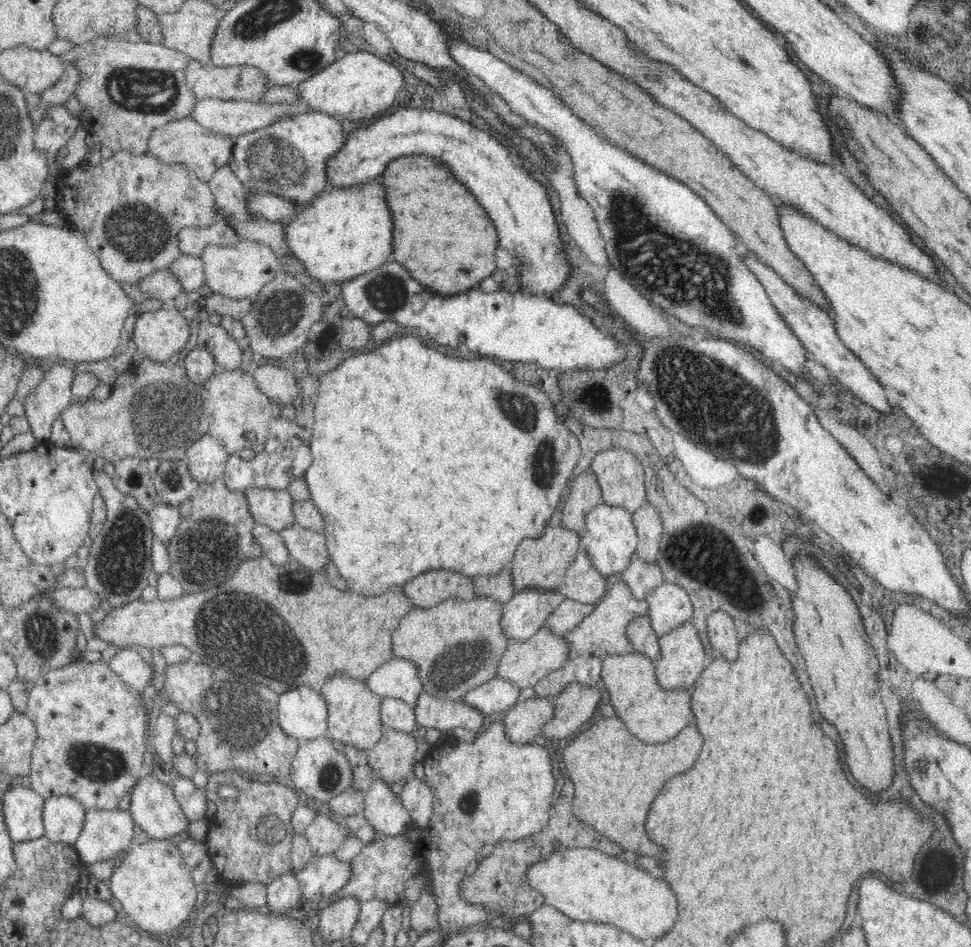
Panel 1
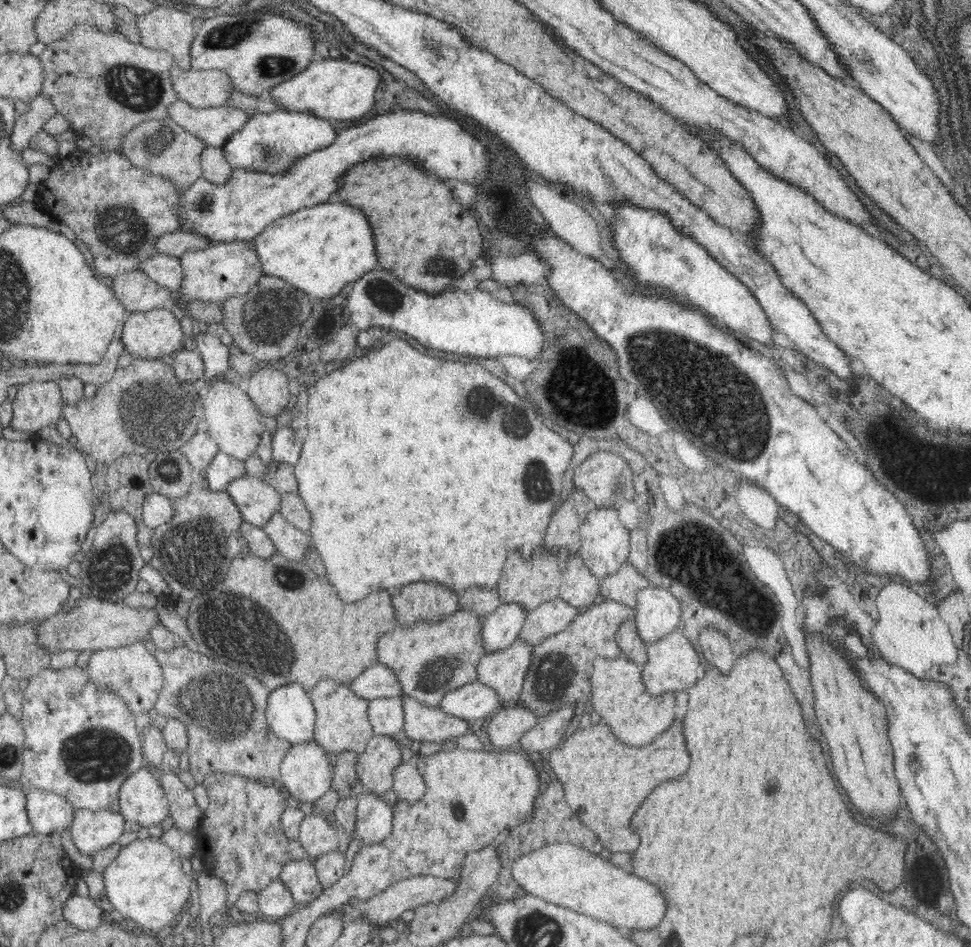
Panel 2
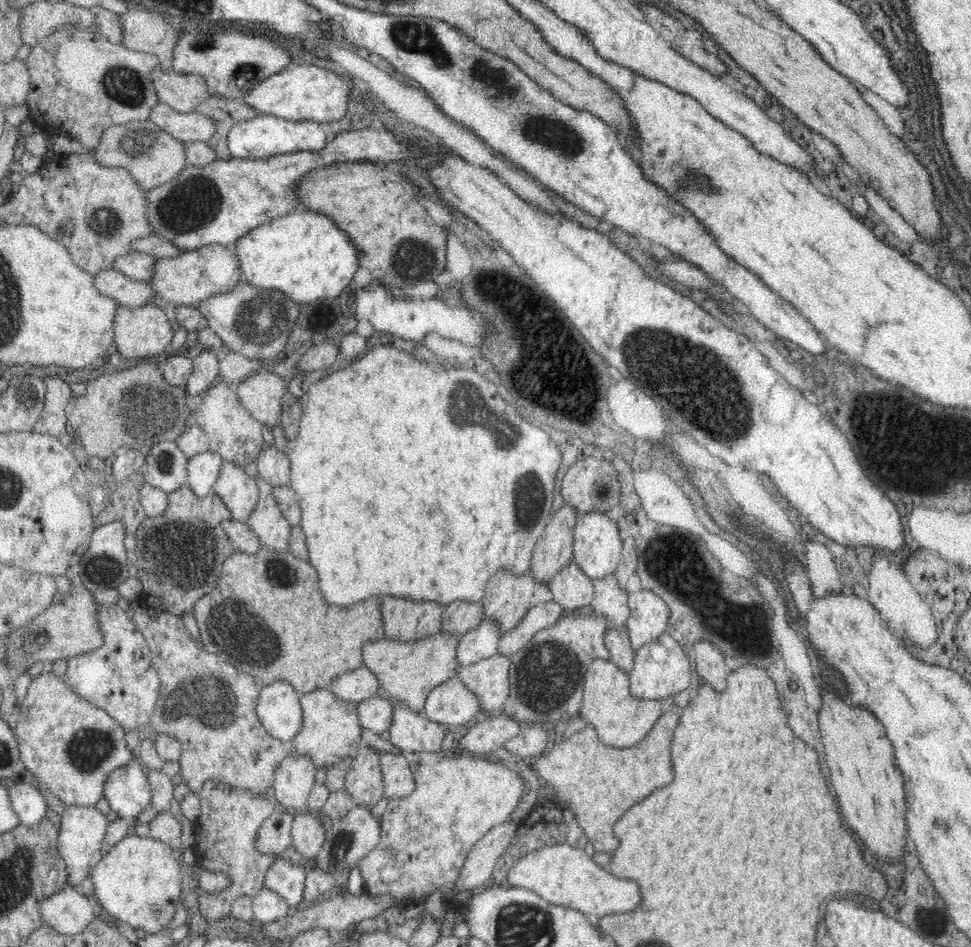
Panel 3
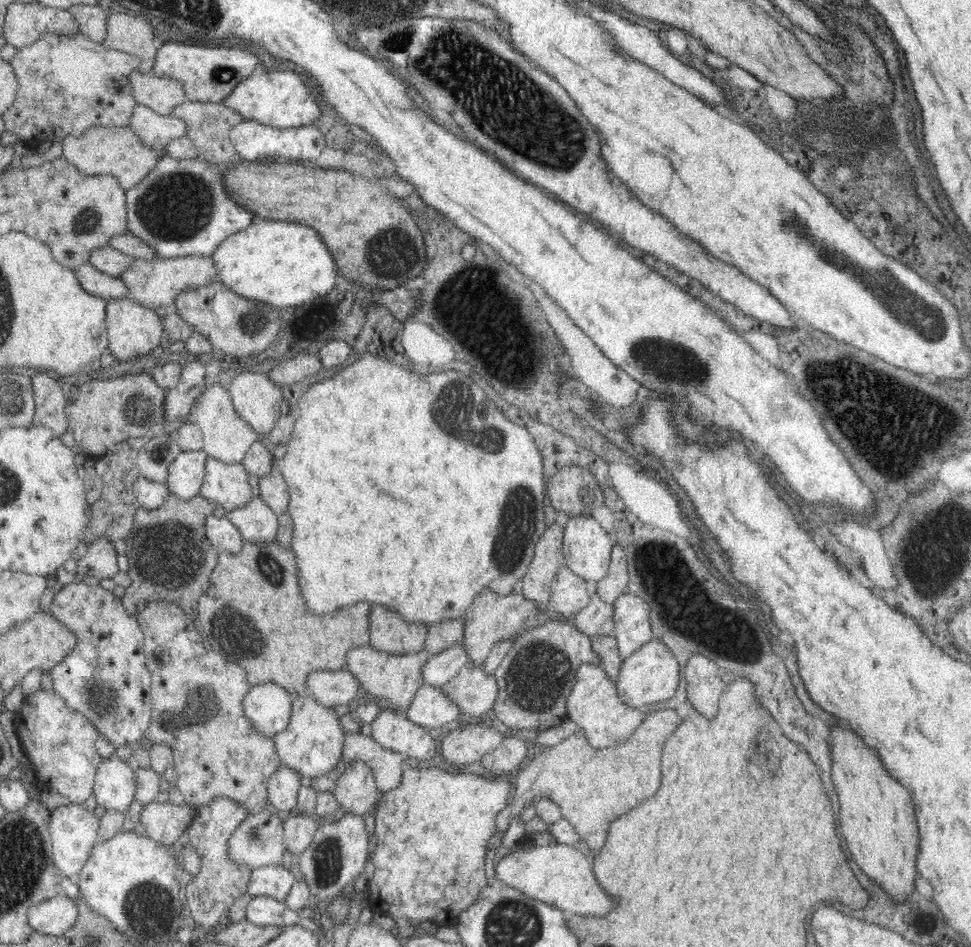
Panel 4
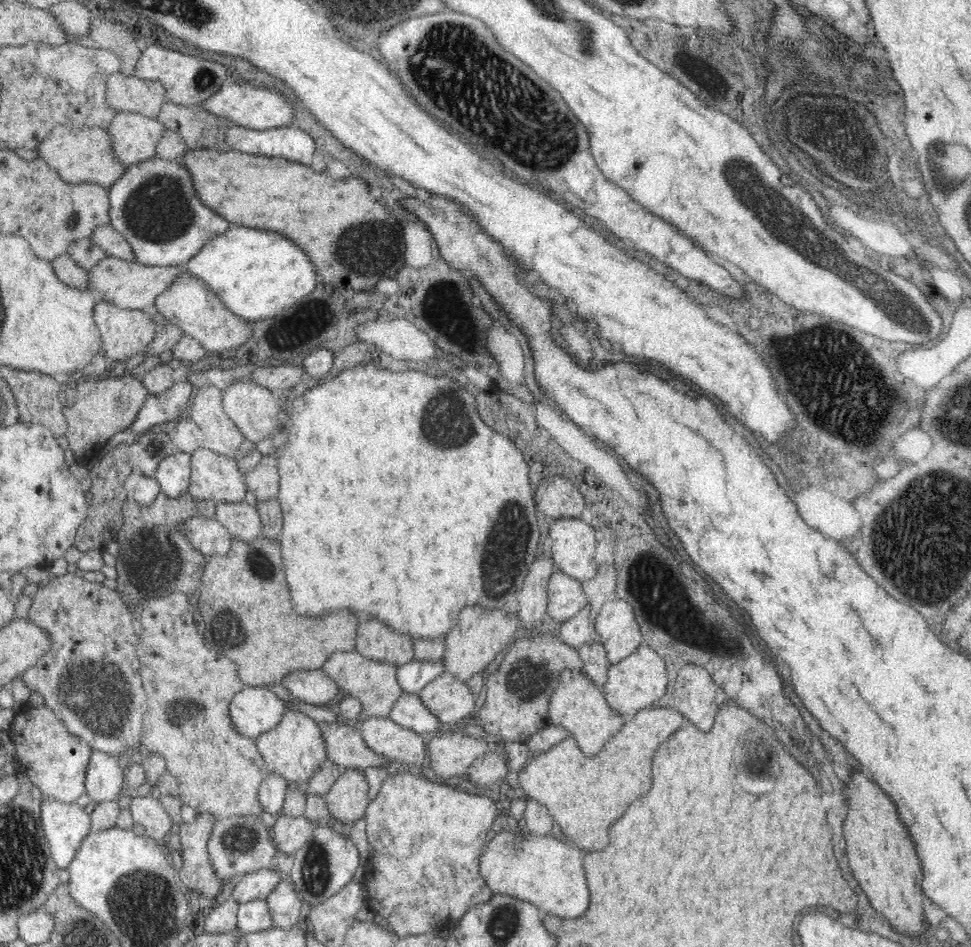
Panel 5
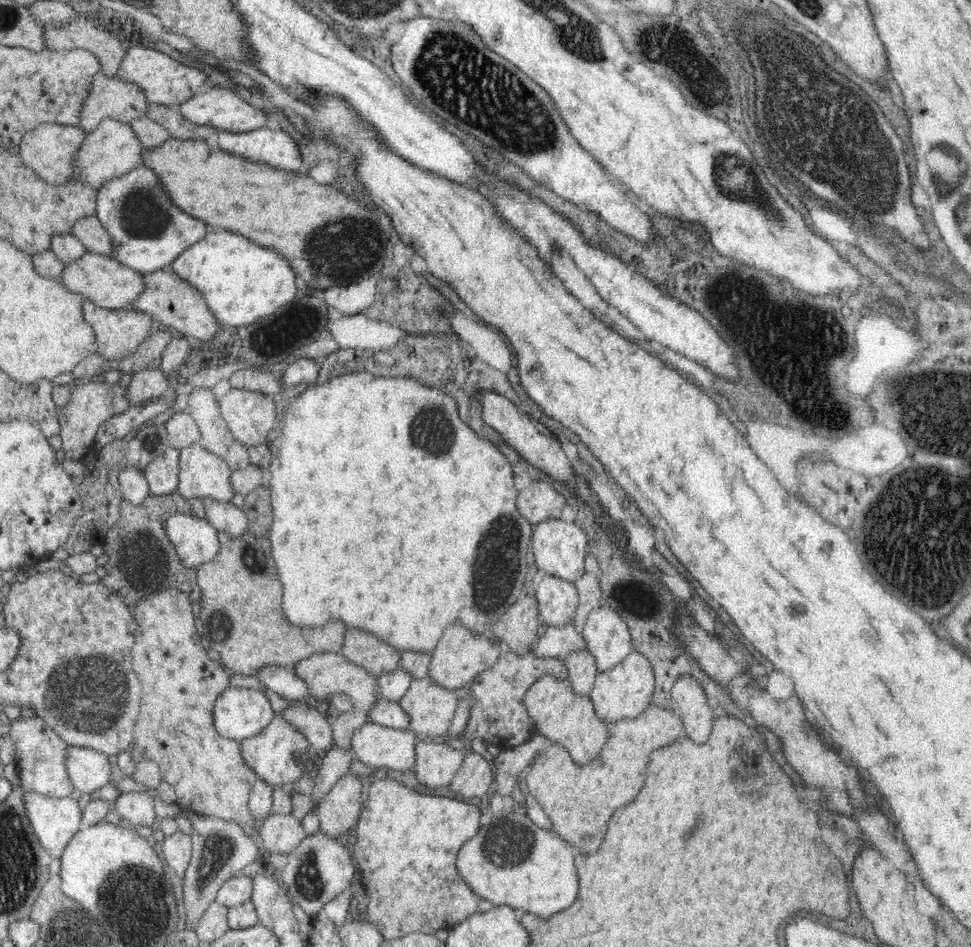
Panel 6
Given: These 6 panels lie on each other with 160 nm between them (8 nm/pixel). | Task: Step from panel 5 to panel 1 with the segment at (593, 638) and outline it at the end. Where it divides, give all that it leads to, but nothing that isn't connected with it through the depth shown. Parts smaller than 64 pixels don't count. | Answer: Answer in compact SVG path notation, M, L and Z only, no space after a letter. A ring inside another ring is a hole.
M633 556L626 570L613 579L628 583L630 591L637 599L644 599L647 592L665 582L662 577L662 569L656 562L646 562L638 556Z

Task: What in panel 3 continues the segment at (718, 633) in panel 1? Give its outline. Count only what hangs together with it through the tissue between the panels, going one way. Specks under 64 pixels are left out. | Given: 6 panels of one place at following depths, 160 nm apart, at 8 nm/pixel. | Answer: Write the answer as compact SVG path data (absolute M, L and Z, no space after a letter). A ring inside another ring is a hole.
M708 640L696 641L693 648L694 664L701 677L701 683L710 684L715 692L724 692L730 672L726 668L722 652Z

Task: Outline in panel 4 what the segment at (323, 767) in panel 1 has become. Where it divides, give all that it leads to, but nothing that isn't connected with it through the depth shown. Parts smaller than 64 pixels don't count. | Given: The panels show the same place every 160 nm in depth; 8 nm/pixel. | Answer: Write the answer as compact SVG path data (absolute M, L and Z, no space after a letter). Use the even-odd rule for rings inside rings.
M281 766L268 779L267 795L276 813L290 815L296 808L301 776L292 767Z

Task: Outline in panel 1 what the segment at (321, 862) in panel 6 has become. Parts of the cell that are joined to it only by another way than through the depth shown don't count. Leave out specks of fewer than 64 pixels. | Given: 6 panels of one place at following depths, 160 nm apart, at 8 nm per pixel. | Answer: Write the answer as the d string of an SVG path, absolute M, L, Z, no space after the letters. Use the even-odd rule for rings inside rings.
M375 778L364 792L364 814L368 823L382 836L402 835L411 821L410 813L382 778Z

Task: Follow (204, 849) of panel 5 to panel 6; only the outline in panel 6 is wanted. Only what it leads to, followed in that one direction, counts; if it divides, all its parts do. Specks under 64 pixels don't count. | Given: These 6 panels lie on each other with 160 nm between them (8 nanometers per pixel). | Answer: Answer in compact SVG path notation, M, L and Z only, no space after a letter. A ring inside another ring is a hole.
M178 830L172 836L164 838L161 843L163 858L169 864L171 873L176 874L178 878L184 877L192 854L191 836Z

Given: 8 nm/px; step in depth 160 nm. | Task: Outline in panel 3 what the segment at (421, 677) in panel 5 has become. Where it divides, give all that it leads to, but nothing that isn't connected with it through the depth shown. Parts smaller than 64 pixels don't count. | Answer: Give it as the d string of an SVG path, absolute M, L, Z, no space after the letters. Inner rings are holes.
M482 619L477 627L460 636L456 646L458 665L463 667L495 655L501 637L496 621Z

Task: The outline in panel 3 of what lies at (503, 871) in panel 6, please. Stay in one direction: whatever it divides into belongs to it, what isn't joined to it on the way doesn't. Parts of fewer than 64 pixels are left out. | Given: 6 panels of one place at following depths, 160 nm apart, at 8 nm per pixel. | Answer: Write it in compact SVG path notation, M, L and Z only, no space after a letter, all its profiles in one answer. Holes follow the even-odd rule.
M560 843L522 854L507 872L512 887L531 890L546 902L570 907L592 916L634 912L640 906L640 888L634 880L622 880L600 867L584 849Z

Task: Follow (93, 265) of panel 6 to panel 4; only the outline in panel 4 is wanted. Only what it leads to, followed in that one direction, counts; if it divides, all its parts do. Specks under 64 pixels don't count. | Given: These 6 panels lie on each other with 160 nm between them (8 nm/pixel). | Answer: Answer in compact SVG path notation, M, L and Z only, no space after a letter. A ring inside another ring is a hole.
M190 255L176 259L136 259L120 277L128 287L128 297L142 303L145 307L171 307L174 298L188 288L217 282L219 272L215 270L212 256Z

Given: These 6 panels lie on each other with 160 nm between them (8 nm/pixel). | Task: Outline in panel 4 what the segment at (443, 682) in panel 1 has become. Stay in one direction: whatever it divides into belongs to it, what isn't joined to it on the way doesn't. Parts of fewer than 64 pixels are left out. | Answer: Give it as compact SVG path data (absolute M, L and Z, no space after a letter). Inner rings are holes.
M366 645L365 647L354 647L347 652L347 662L344 668L357 678L361 688L367 691L368 699L381 707L390 708L395 713L401 714L406 712L419 689L425 685L422 666L426 664L430 655L432 654L424 650L405 655L394 655Z

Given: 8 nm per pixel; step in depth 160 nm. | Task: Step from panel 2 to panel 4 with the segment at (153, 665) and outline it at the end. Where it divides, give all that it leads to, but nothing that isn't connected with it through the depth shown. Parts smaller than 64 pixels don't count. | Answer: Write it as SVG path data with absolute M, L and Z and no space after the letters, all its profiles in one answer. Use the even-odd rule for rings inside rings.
M75 581L64 585L63 589L55 593L53 605L48 611L62 626L76 635L76 646L61 663L47 671L53 679L55 694L62 697L69 708L84 714L115 748L132 747L144 739L152 713L151 675L148 664L145 663L143 630L135 615L129 612L92 612L90 585Z

